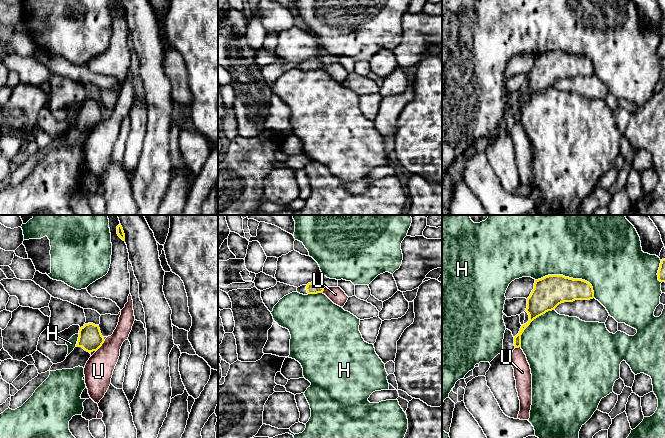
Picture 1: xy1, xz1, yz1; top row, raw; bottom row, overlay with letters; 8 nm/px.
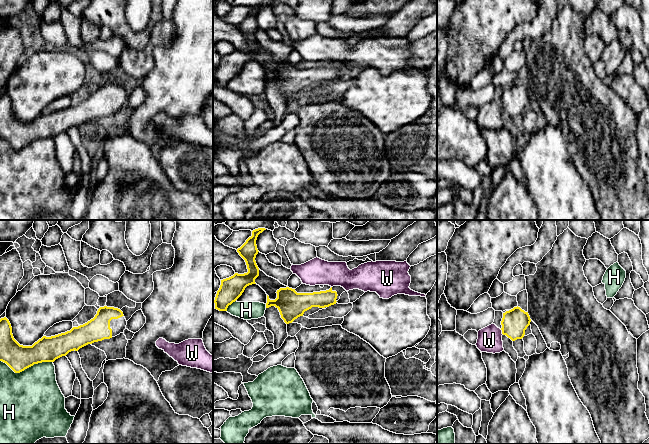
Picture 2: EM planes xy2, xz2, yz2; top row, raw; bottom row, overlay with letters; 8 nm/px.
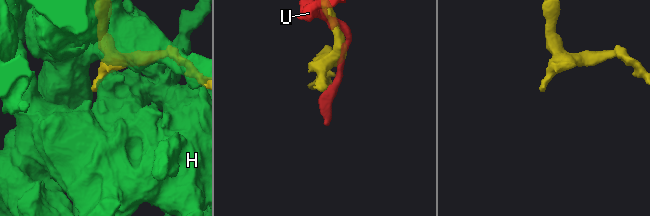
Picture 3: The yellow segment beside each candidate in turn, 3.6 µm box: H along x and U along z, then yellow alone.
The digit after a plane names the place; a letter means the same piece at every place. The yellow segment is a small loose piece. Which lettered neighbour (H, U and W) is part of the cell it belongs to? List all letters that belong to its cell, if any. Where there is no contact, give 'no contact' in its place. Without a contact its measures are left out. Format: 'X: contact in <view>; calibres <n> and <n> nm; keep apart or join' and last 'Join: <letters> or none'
H: contact in yz1; calibres 260 and 500 nm; keep apart
U: contact in xy1; calibres 190 and 240 nm; keep apart
W: contact in yz2; calibres 200 and 190 nm; keep apart
Join: none

